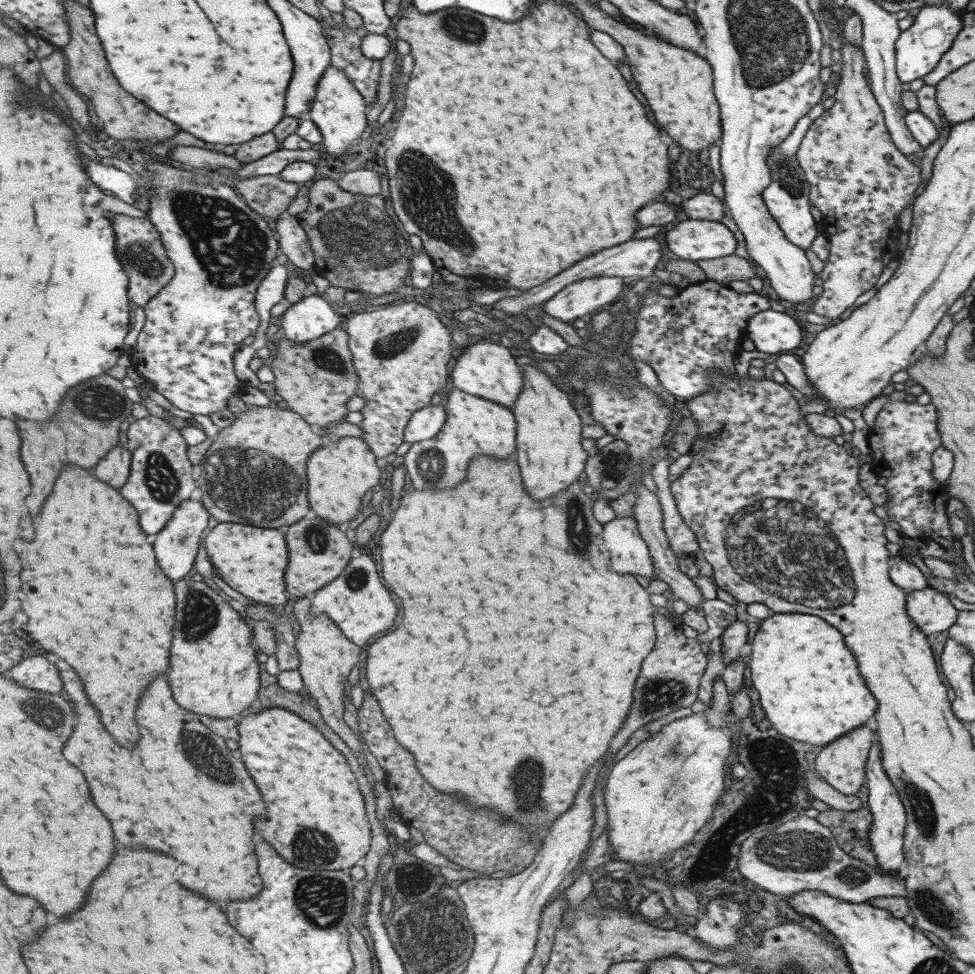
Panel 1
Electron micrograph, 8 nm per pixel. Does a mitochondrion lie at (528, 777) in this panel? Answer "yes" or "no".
yes

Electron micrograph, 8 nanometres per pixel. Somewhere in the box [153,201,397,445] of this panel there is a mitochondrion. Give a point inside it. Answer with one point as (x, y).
(325, 357)

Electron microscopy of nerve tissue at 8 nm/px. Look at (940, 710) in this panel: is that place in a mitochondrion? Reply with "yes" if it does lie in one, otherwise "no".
no

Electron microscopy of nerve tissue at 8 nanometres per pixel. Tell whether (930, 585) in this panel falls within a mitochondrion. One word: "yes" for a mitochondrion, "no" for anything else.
no

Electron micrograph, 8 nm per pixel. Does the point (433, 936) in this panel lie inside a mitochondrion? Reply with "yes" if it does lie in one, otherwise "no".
yes

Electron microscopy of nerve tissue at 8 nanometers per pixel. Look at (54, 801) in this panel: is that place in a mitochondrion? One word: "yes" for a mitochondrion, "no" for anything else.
no

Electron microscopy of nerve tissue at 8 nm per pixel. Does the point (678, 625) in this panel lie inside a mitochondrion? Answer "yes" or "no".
no

